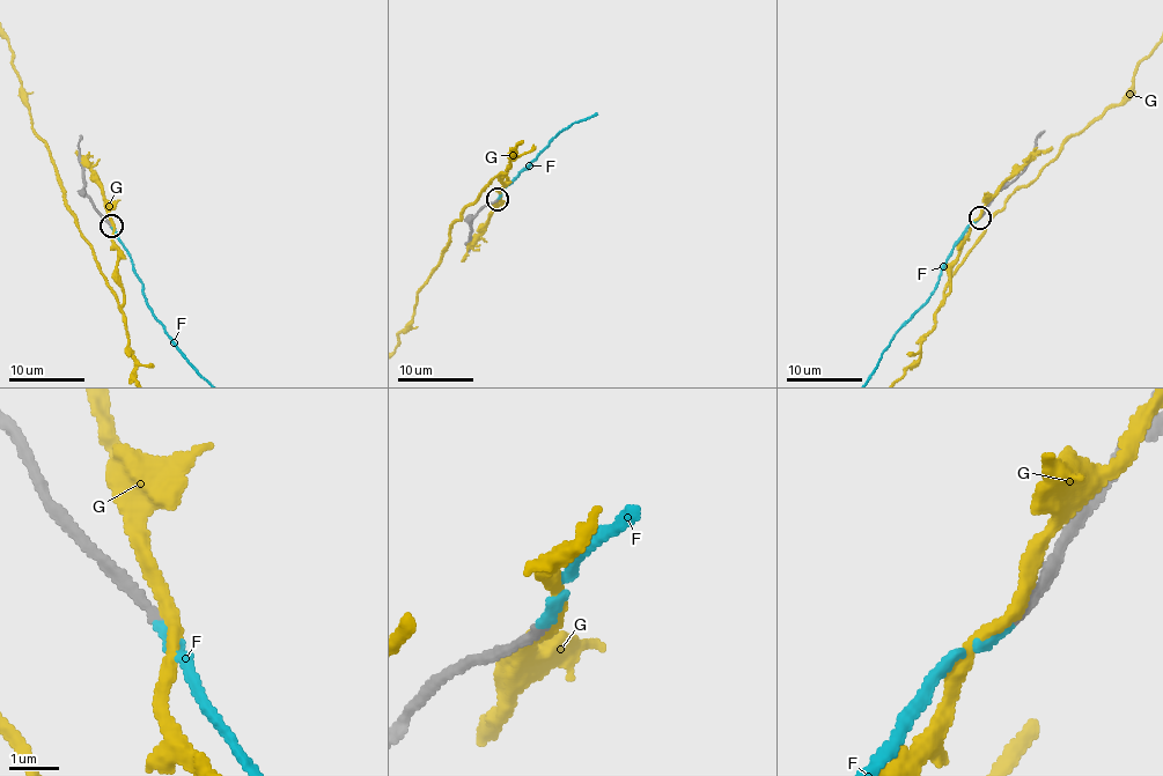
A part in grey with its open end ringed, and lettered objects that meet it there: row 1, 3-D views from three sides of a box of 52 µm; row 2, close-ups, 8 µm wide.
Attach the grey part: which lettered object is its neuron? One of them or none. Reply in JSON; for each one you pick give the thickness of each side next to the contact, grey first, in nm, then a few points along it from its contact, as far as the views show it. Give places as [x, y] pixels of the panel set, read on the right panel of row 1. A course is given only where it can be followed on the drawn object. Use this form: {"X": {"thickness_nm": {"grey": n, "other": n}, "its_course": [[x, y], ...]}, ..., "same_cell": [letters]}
{"F": {"thickness_nm": {"grey": 190, "other": 190}}, "same_cell": ["F"]}

